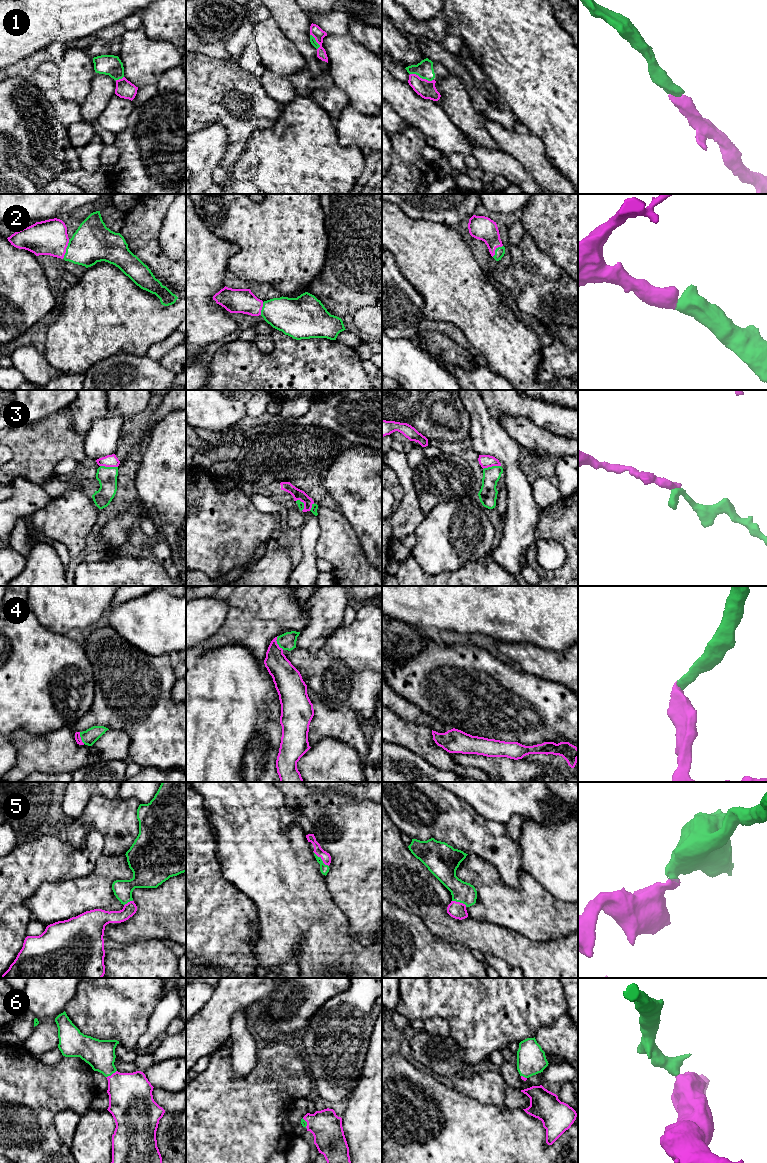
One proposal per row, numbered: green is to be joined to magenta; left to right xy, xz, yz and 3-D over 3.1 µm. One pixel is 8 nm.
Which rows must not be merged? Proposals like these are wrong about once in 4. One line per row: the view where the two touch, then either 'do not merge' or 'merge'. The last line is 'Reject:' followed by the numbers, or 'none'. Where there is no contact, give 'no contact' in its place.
1: meets magenta in yz; merge
2: meets magenta in xy; merge
3: meets magenta in xy; do not merge
4: meets magenta in xz; merge
5: meets magenta in xz; merge
6: meets magenta in xy; merge
Reject: 3

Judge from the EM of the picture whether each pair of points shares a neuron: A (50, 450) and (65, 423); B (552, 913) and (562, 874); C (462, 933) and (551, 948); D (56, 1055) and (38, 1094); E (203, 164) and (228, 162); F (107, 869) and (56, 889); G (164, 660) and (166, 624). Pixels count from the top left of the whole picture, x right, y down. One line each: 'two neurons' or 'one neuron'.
A: one neuron
B: two neurons
C: one neuron
D: two neurons
E: two neurons
F: one neuron
G: two neurons

